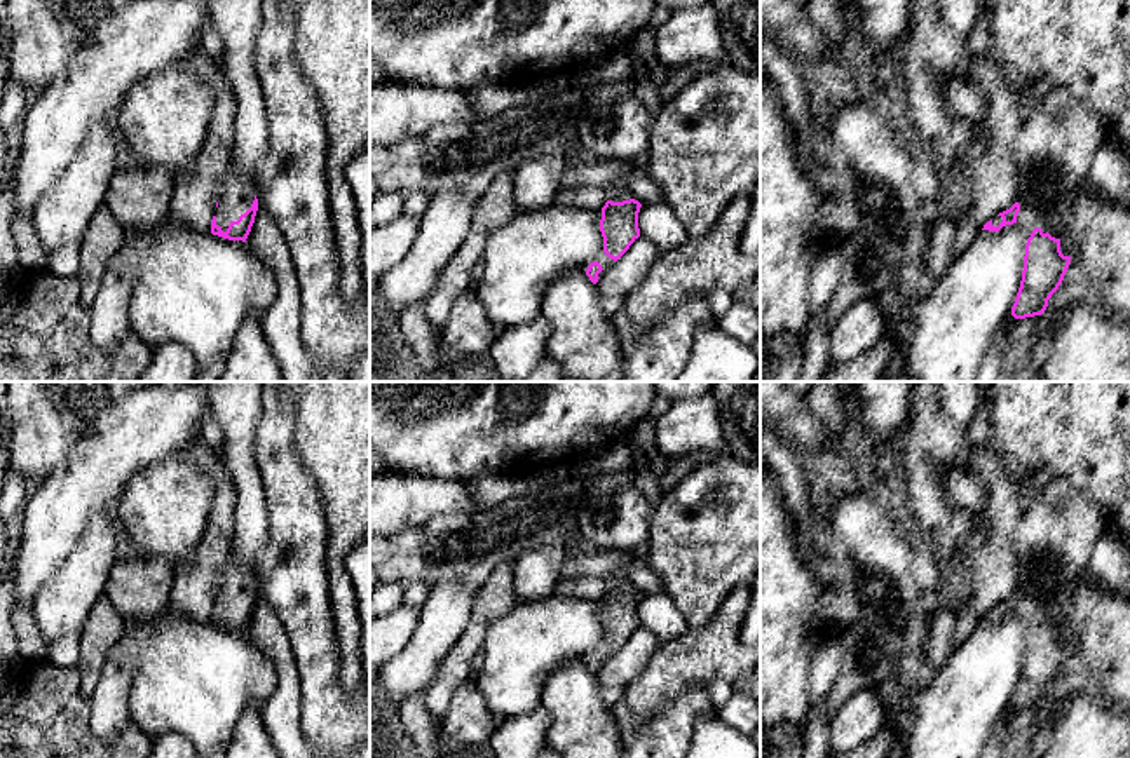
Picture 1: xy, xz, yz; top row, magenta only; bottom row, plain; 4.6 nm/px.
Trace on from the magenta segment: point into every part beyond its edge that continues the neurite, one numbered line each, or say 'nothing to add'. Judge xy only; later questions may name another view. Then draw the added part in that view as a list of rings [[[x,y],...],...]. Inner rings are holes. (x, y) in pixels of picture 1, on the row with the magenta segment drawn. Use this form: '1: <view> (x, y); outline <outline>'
1: xy (236, 196); outline [[[232,164],[220,188],[218,207],[214,209],[216,225],[227,232],[228,225],[237,221],[251,207],[253,200],[255,190]]]

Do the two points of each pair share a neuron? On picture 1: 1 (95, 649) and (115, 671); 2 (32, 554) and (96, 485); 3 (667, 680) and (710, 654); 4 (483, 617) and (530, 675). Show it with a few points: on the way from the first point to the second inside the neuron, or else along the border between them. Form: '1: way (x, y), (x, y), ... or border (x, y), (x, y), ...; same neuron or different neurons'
1: border (108, 656), (89, 699); different neurons
2: way (47, 537), (79, 502); same neuron
3: way (677, 670), (700, 656); same neuron
4: border (520, 600), (487, 628), (482, 649); different neurons

